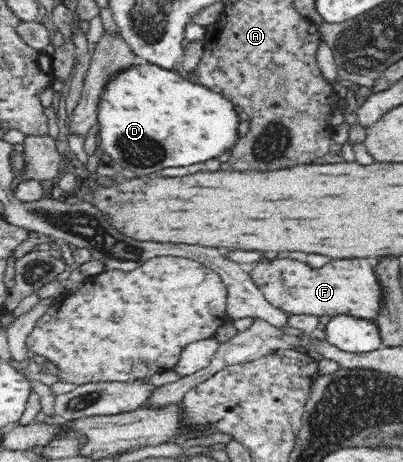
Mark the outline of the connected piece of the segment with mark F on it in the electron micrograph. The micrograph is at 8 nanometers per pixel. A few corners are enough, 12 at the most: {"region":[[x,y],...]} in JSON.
{"region":[[272,257],[248,274],[291,315],[375,321],[373,259],[314,268]]}

